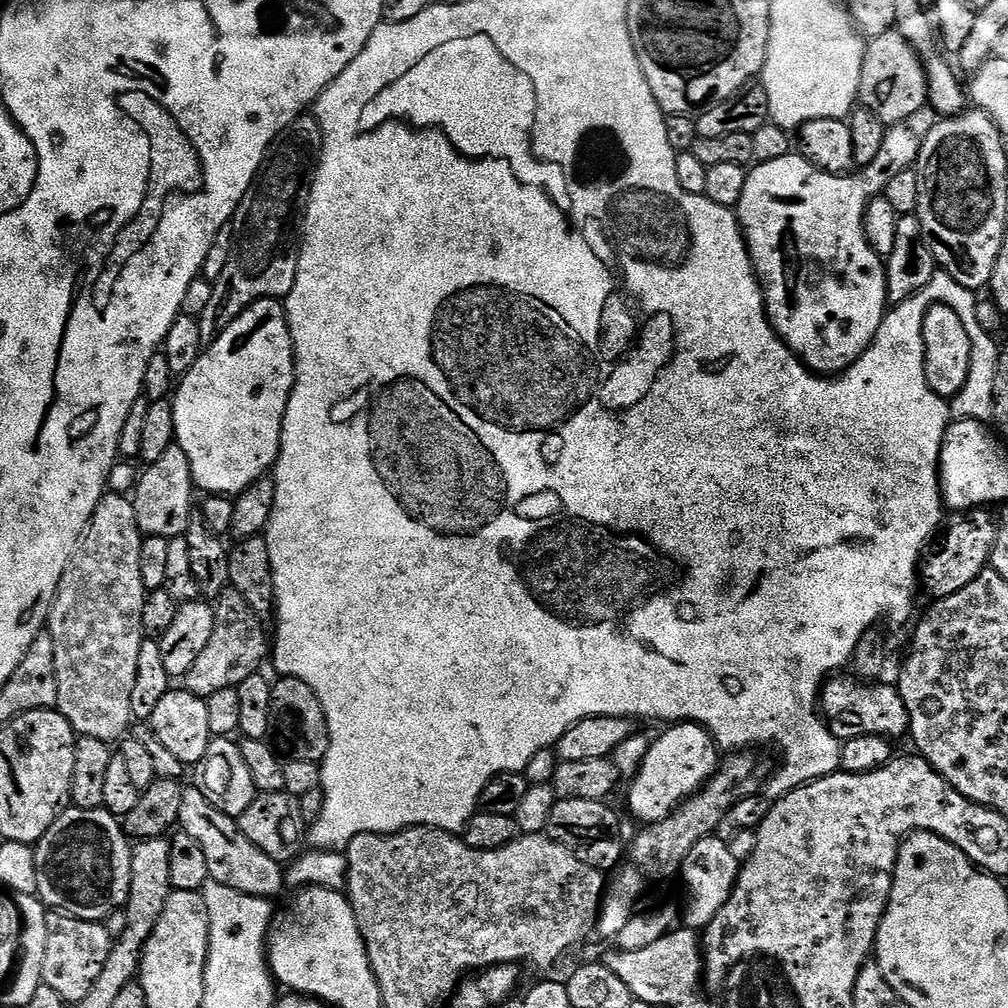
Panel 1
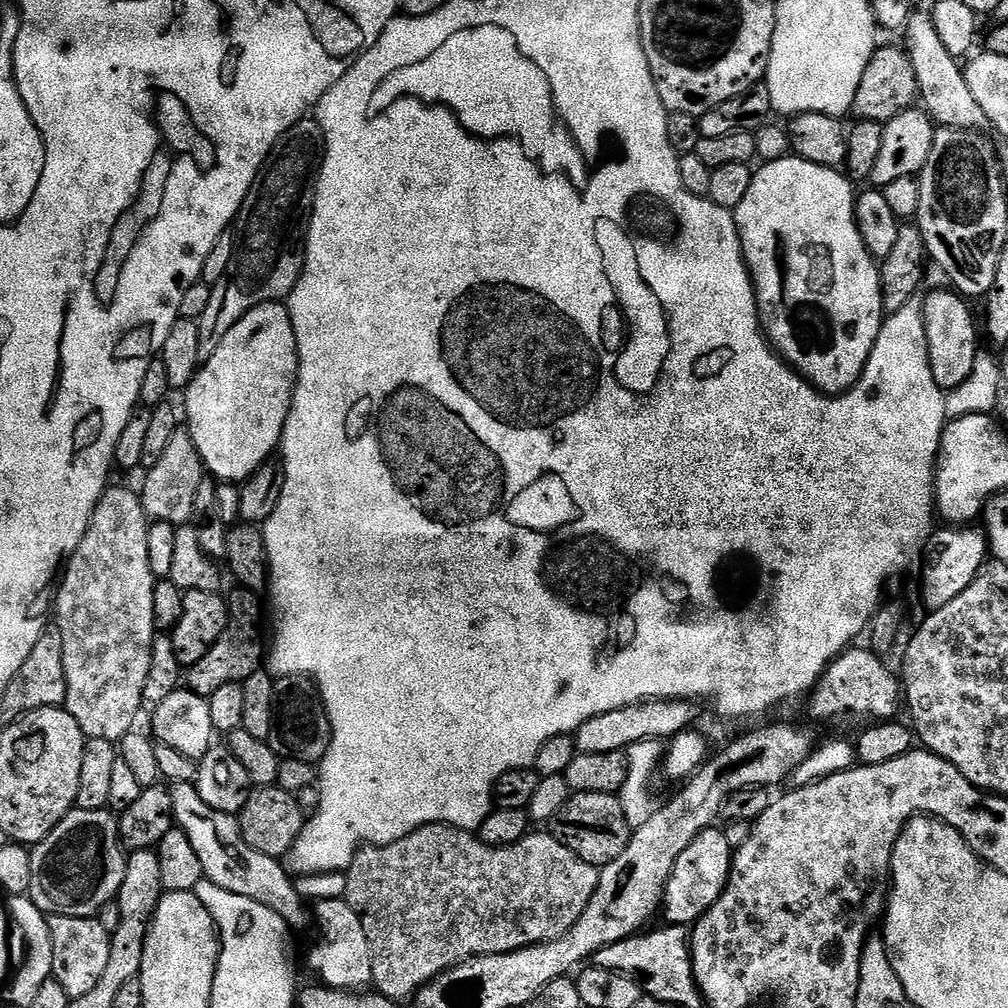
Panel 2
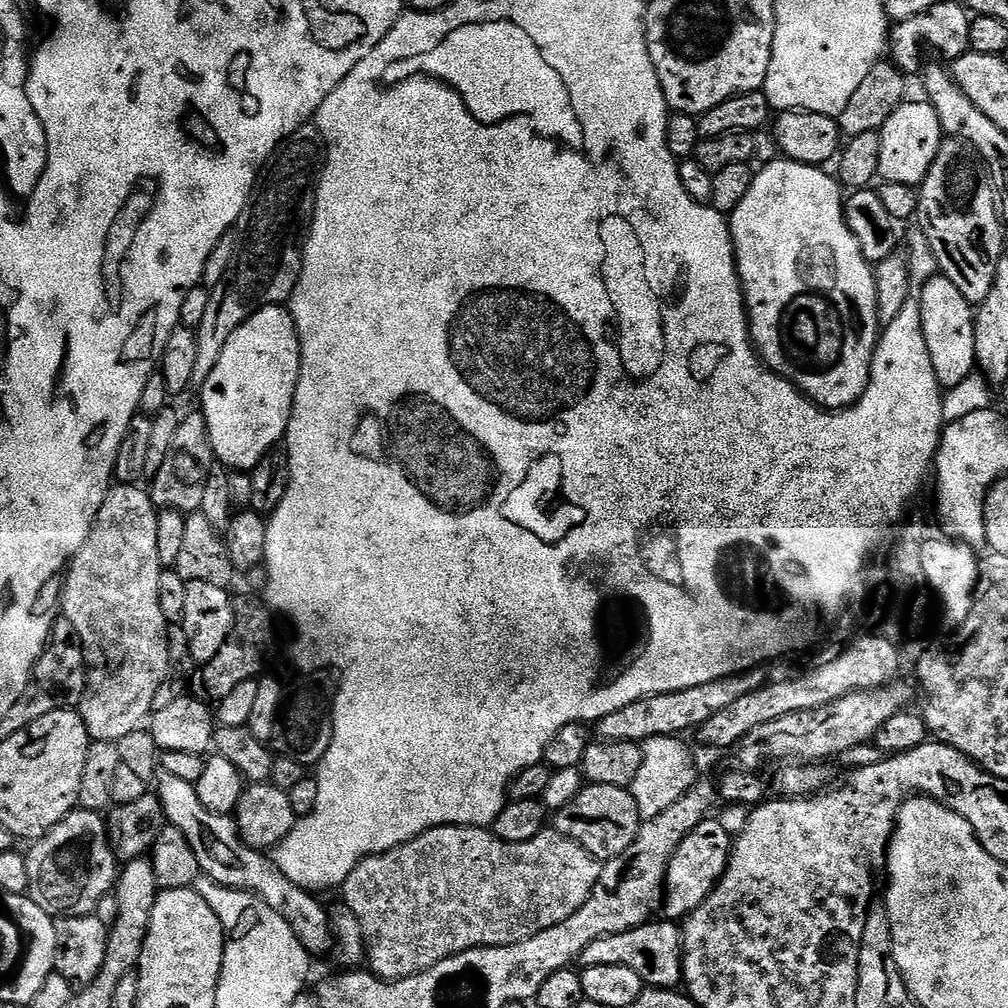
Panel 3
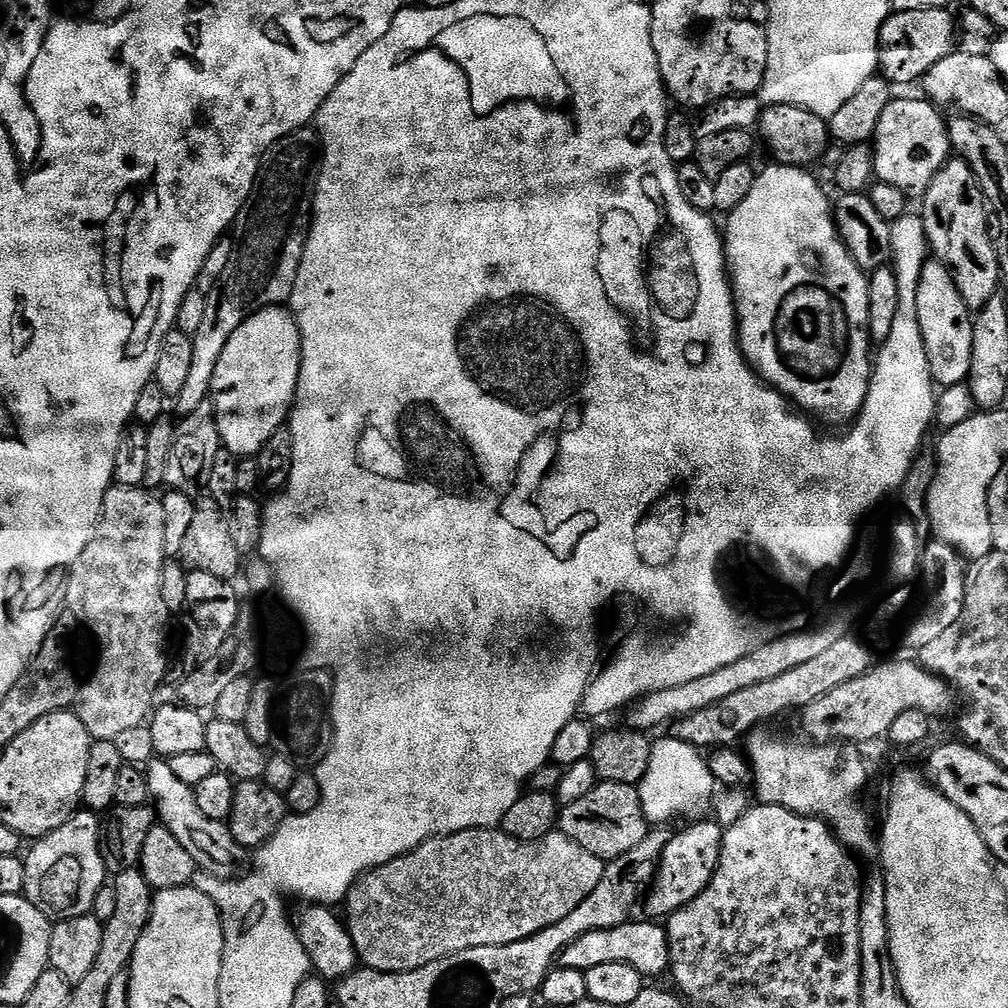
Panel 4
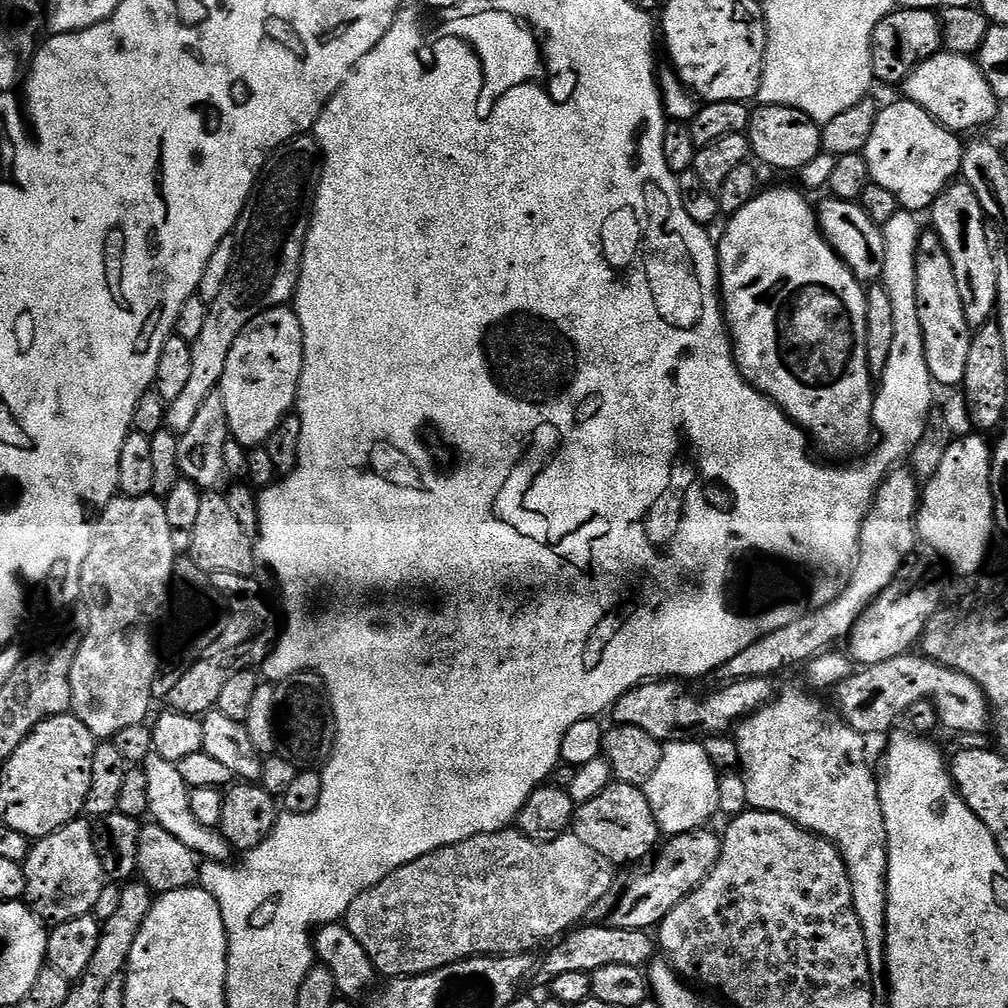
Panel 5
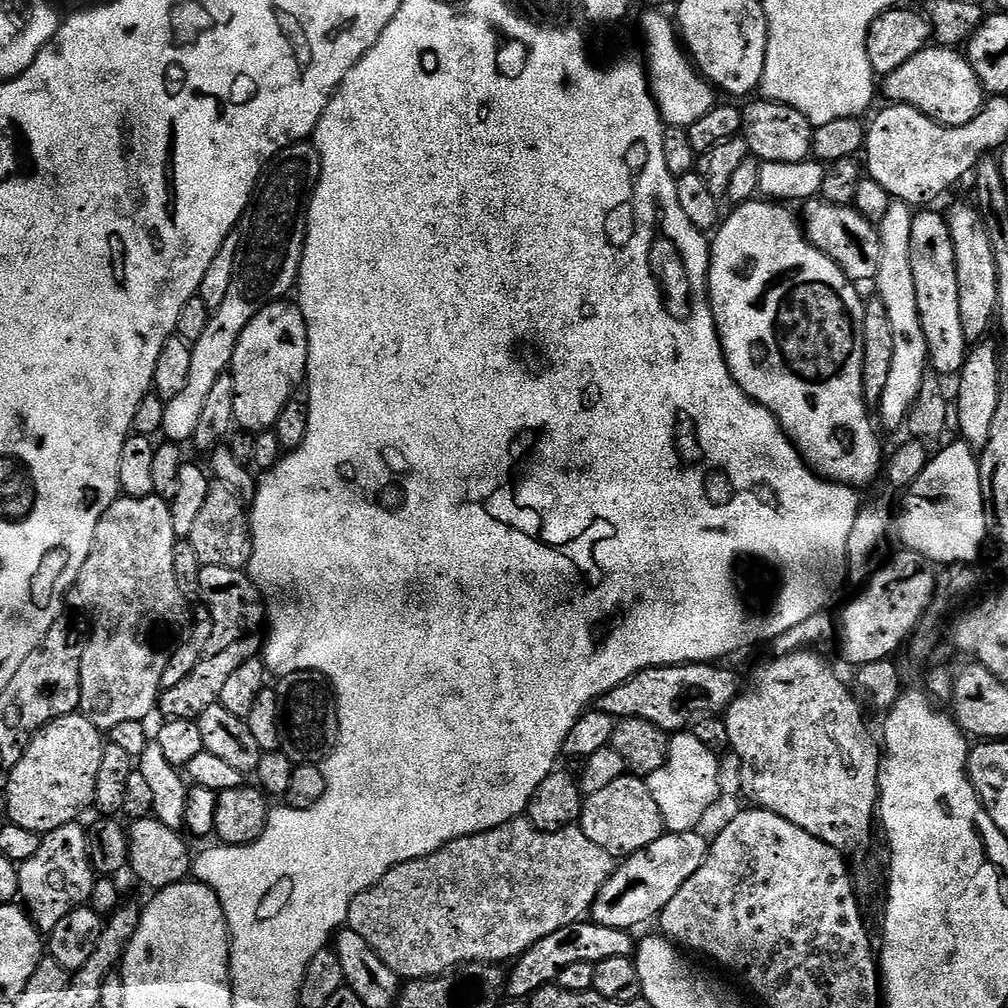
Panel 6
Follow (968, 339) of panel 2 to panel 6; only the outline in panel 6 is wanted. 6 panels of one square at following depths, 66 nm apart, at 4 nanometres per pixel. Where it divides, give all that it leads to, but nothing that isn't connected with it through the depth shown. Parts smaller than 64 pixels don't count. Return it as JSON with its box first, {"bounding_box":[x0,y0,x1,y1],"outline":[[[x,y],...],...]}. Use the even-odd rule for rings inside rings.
{"bounding_box":[910,210,970,377],"outline":[[[932,210],[917,211],[912,218],[910,266],[914,270],[918,310],[929,321],[932,319],[940,323],[928,322],[924,325],[924,333],[932,338],[928,341],[928,362],[931,371],[941,377],[955,377],[962,370],[970,342],[962,330],[962,314],[958,306],[958,274],[954,258],[954,242],[950,238],[947,219],[941,213],[939,216],[936,212],[928,211]],[[936,336],[940,336],[940,340],[936,340]]]}

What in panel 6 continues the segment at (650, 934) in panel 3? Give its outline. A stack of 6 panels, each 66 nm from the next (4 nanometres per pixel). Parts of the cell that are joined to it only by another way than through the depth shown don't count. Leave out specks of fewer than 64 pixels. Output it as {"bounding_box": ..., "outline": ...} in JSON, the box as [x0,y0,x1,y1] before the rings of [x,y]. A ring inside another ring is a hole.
{"bounding_box":[507,922,634,1001],"outline":[[[577,922],[570,926],[562,926],[562,930],[554,930],[554,934],[546,934],[546,938],[534,942],[534,946],[530,946],[523,954],[517,956],[507,969],[507,999],[527,1001],[540,988],[547,988],[556,982],[566,966],[575,963],[596,965],[598,962],[606,962],[606,958],[631,957],[634,952],[632,936],[631,931],[623,928],[611,928],[591,922]]]}

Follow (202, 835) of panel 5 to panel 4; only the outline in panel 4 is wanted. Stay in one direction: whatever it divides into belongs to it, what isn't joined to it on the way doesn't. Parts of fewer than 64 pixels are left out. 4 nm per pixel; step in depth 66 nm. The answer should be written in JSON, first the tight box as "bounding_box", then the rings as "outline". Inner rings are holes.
{"bounding_box":[146,760,250,880],"outline":[[[151,760],[146,775],[150,786],[150,800],[155,807],[159,823],[168,828],[170,834],[174,834],[178,842],[182,842],[182,846],[186,846],[190,858],[194,858],[197,869],[210,876],[216,876],[219,880],[235,880],[245,875],[250,864],[249,853],[237,842],[225,821],[206,818],[206,814],[202,814],[195,791],[174,775],[168,760]]]}

